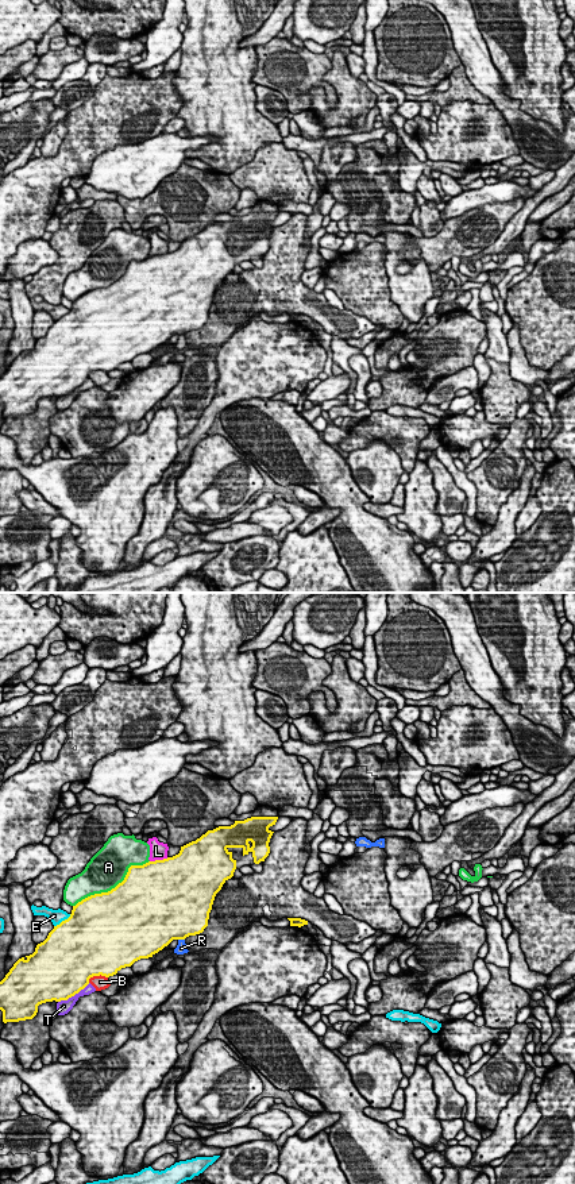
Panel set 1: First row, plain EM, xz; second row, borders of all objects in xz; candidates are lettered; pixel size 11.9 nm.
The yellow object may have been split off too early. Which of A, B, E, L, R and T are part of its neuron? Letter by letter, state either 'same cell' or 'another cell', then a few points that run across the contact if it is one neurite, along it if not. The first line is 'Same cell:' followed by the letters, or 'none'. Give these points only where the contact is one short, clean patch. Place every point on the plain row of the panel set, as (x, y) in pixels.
Same cell: none
A: another cell
B: another cell
E: another cell
L: another cell
R: another cell
T: another cell

